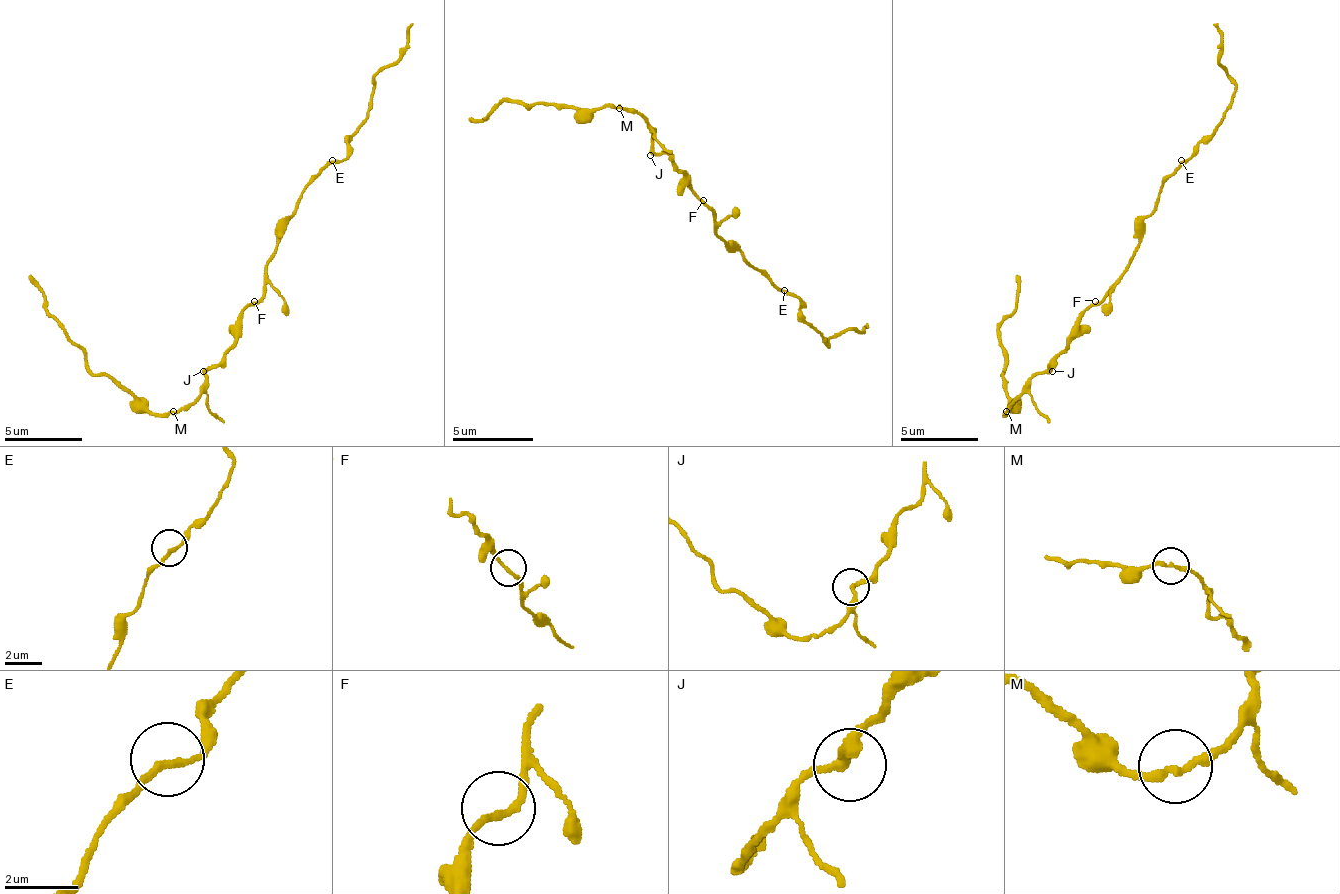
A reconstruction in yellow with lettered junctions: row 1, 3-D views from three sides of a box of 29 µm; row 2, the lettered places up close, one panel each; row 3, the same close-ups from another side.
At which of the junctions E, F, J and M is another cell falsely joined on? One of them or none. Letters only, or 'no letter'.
M

